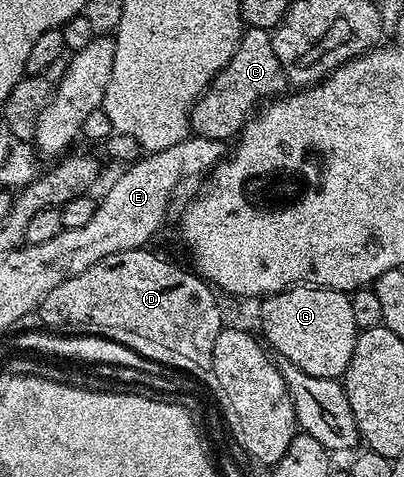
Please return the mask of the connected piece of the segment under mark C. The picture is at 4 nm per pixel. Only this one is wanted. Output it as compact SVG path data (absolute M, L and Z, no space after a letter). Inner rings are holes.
M247 27L228 66L216 74L202 97L192 106L190 131L200 138L233 141L263 102L283 95L287 88L288 81L280 66L280 58L276 58L276 50L272 50L271 33L264 28Z

